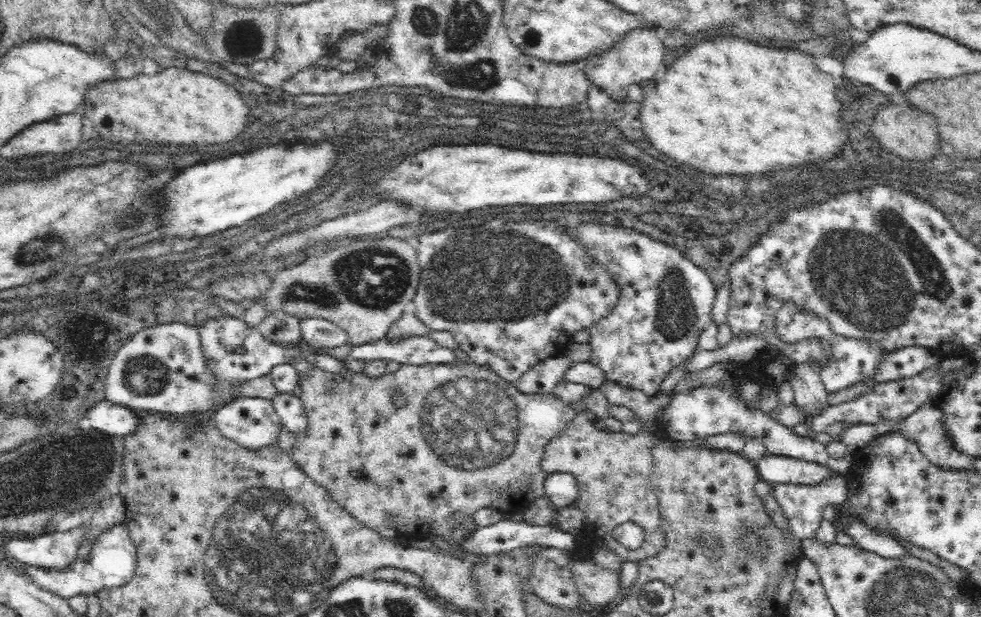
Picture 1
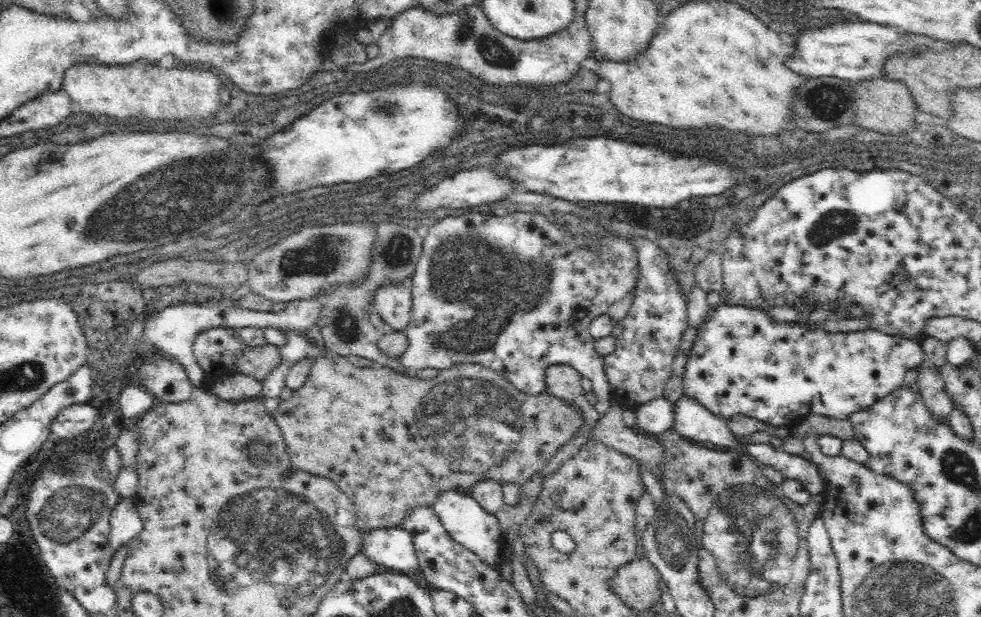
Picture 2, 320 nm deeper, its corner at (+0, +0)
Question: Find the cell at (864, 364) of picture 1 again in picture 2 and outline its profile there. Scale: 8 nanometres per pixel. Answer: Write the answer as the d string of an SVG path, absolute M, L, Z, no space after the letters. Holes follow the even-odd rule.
M720 304L716 308L709 307L706 318L703 318L702 324L697 328L697 335L694 339L693 346L687 354L687 363L681 376L683 380L683 395L695 398L702 402L708 410L714 414L720 414L722 417L730 418L734 414L743 414L750 418L761 420L772 426L790 428L793 430L799 425L808 414L821 414L830 418L839 418L840 420L848 419L850 414L860 412L860 410L870 409L876 402L893 394L904 384L906 372L912 368L919 368L919 364L924 360L925 352L922 345L915 339L902 337L900 335L890 335L877 332L877 330L863 330L855 332L829 332L824 327L811 330L808 324L781 322L772 320L767 310L749 308L742 305Z

